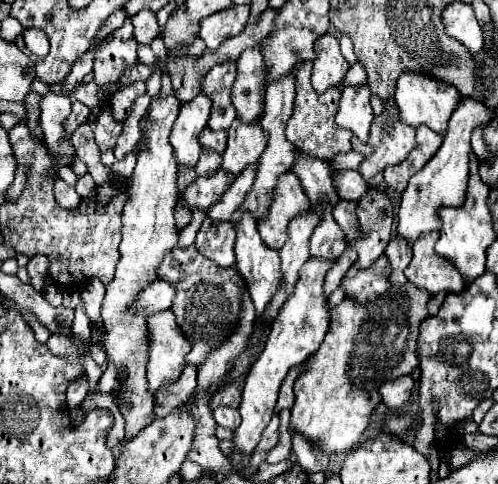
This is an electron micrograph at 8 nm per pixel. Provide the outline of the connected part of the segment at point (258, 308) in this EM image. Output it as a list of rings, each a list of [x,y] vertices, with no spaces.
[[[243,214],[241,222],[235,226],[237,232],[237,242],[235,242],[235,256],[237,256],[237,270],[239,274],[245,278],[247,286],[249,286],[249,294],[253,298],[255,304],[255,312],[257,318],[261,318],[261,314],[265,314],[265,310],[269,308],[269,302],[273,300],[273,294],[277,290],[277,286],[281,286],[281,260],[279,254],[271,248],[267,248],[261,242],[261,236],[257,232],[257,222],[253,220],[251,214]]]

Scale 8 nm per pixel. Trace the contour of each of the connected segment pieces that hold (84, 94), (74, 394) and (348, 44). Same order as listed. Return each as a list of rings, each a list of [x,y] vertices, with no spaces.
[[[94,81],[89,83],[82,83],[75,89],[75,92],[71,94],[71,98],[73,100],[78,100],[86,105],[90,110],[92,110],[97,103],[98,100],[98,91],[99,87],[95,84]]]
[[[81,378],[81,380],[73,382],[67,390],[67,406],[77,408],[85,396],[87,396],[87,380]]]
[[[346,34],[341,35],[339,38],[339,43],[340,43],[340,50],[341,53],[343,54],[343,57],[349,62],[350,65],[353,65],[354,63],[357,62],[356,55],[354,53],[354,46]]]

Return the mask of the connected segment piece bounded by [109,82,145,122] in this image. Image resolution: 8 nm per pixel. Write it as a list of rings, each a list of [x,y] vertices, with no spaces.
[[[145,82],[123,86],[123,88],[119,88],[119,90],[111,96],[109,108],[111,108],[111,112],[113,112],[113,116],[115,116],[117,122],[123,122],[123,120],[127,118],[133,100],[135,100],[139,94],[145,94]]]

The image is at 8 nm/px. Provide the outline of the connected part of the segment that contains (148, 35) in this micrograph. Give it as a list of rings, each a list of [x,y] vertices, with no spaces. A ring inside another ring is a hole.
[[[141,10],[131,20],[133,20],[133,26],[135,26],[135,40],[137,40],[137,44],[149,44],[153,38],[157,38],[159,26],[157,26],[155,12]]]

